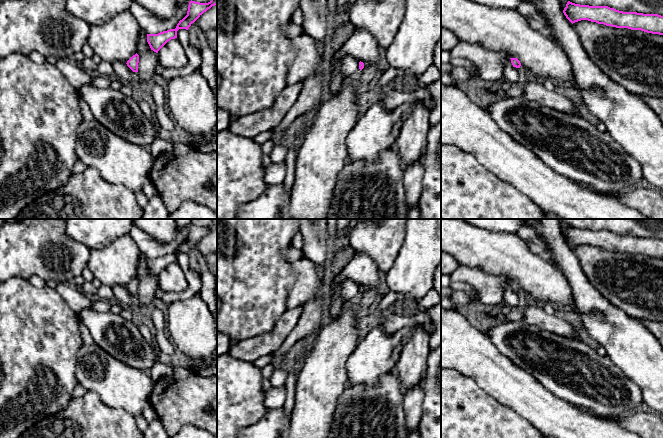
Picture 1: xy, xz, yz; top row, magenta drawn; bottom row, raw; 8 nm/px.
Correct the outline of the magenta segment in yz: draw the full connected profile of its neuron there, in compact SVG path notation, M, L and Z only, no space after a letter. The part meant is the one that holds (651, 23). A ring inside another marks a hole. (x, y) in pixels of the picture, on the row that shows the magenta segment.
M570 1L567 2L563 13L572 24L588 20L606 26L663 35L663 16L658 14L623 12L608 6L580 5Z

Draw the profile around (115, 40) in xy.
M125 10L103 24L90 26L88 44L102 61L127 63L137 53L139 35L136 19Z

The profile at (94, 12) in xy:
M66 0L66 10L90 26L103 24L128 10L134 0Z

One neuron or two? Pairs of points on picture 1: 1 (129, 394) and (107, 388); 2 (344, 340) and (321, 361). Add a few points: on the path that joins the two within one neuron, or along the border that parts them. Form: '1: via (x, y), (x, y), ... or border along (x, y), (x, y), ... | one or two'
1: via (124, 389), (112, 388) | one
2: via (338, 344), (327, 355) | one

